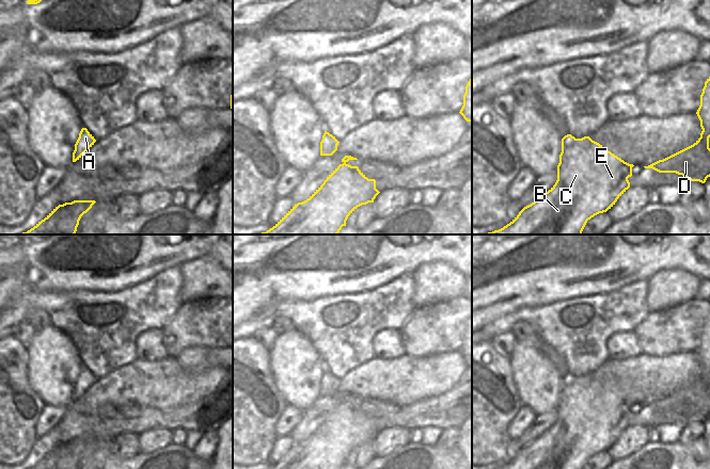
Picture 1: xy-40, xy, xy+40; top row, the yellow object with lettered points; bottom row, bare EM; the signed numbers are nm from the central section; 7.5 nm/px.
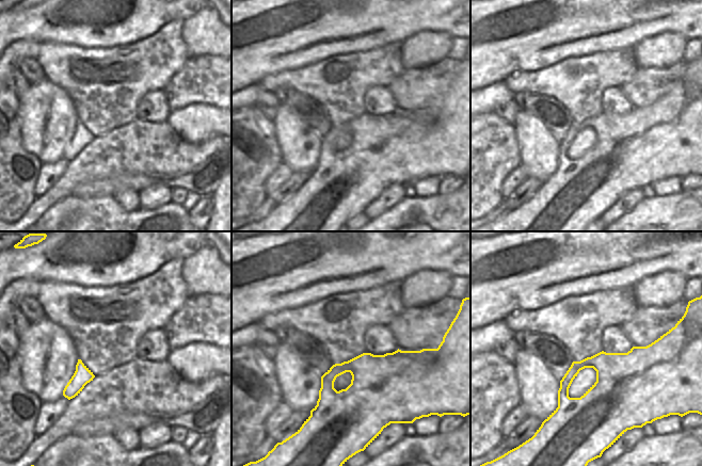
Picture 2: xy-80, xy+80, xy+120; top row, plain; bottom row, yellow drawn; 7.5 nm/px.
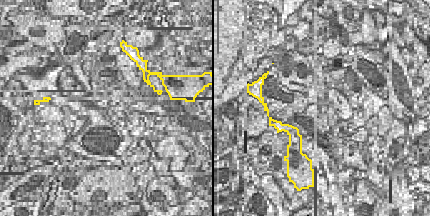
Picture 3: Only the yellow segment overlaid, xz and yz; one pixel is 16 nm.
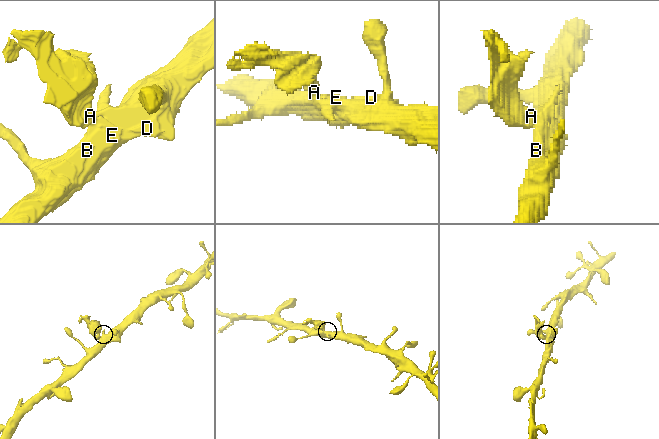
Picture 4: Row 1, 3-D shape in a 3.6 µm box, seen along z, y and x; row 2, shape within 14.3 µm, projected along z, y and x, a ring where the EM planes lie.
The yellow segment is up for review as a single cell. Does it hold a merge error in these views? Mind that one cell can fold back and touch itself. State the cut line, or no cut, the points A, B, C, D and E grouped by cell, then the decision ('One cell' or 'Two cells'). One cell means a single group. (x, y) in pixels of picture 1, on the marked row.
Split along xy+40 (577, 139), (574, 142), (562, 147). Groups: A / B C D E. Two cells.

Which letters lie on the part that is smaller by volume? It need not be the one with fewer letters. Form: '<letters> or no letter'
A

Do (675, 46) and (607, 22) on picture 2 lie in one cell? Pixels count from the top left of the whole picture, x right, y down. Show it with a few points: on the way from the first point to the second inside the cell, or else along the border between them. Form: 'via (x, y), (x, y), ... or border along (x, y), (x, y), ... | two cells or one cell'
border along (674, 32), (659, 32), (640, 41), (634, 47) | two cells

